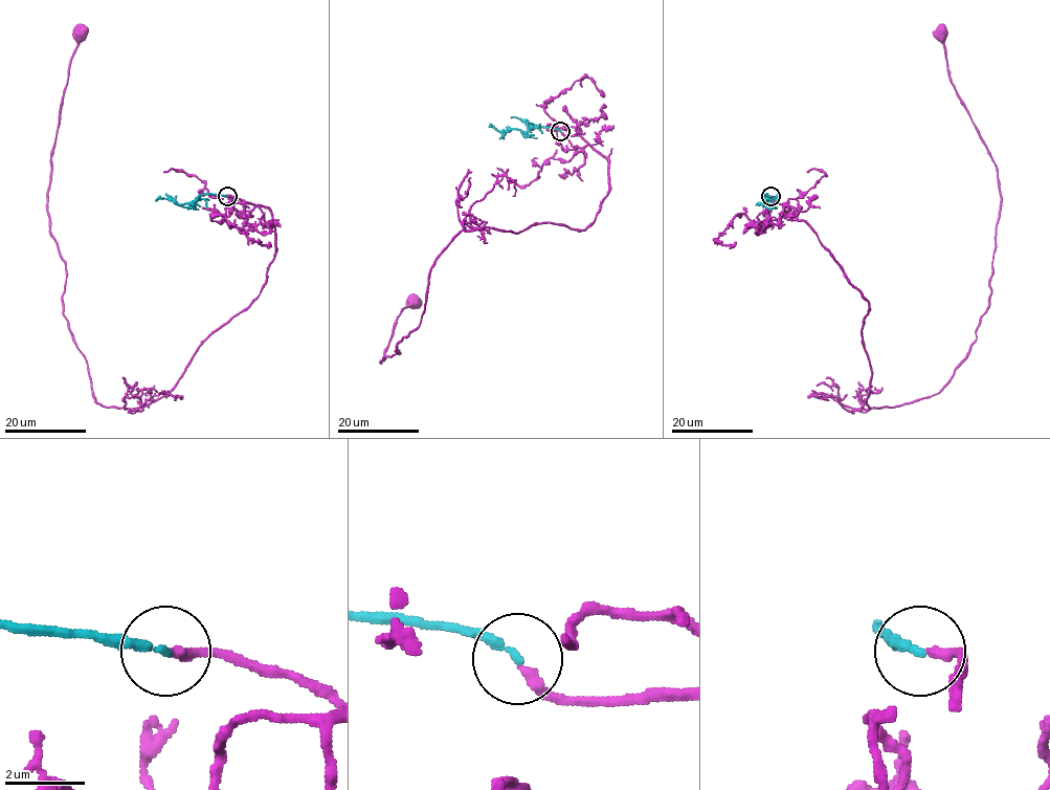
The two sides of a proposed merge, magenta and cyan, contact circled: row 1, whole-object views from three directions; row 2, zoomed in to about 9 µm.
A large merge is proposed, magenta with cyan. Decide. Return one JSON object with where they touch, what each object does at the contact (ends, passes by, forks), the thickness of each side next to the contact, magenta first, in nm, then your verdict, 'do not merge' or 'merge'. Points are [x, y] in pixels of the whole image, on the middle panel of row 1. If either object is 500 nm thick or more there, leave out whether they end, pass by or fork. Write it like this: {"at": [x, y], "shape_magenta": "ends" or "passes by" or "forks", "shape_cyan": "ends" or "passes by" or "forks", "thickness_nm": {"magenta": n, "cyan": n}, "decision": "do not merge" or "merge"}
{"at": [560, 131], "shape_magenta": "ends", "shape_cyan": "ends", "thickness_nm": {"magenta": 240, "cyan": 220}, "decision": "merge"}

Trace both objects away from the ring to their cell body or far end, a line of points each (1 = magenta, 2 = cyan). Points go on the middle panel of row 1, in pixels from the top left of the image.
1: (561, 131), (607, 160), (608, 192), (593, 222), (462, 231), (431, 268), (419, 326), (380, 363), (414, 303)
2: (561, 131), (532, 124), (521, 131), (512, 129), (496, 131), (488, 127)

